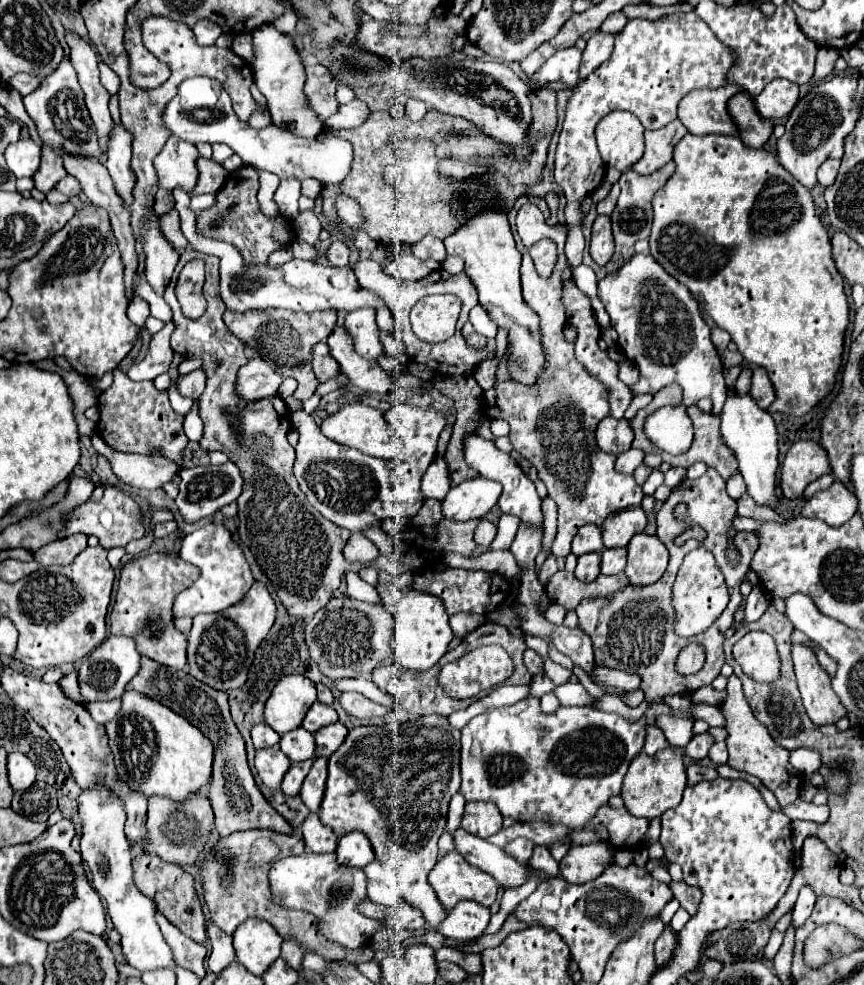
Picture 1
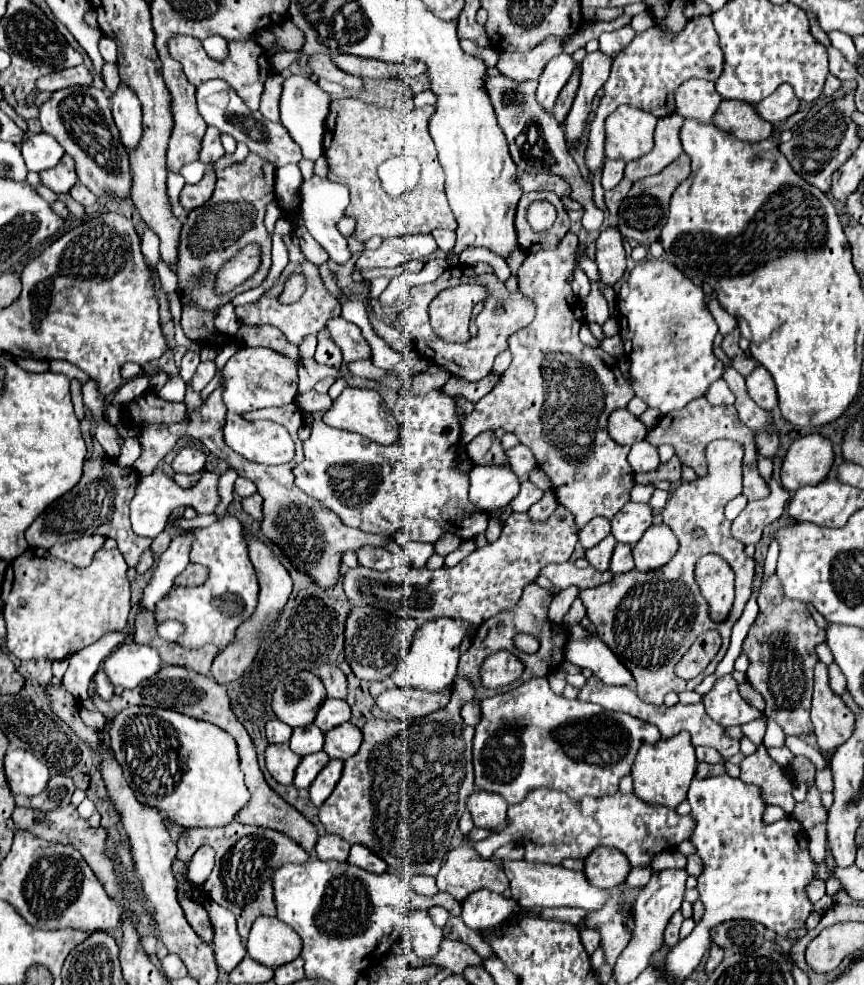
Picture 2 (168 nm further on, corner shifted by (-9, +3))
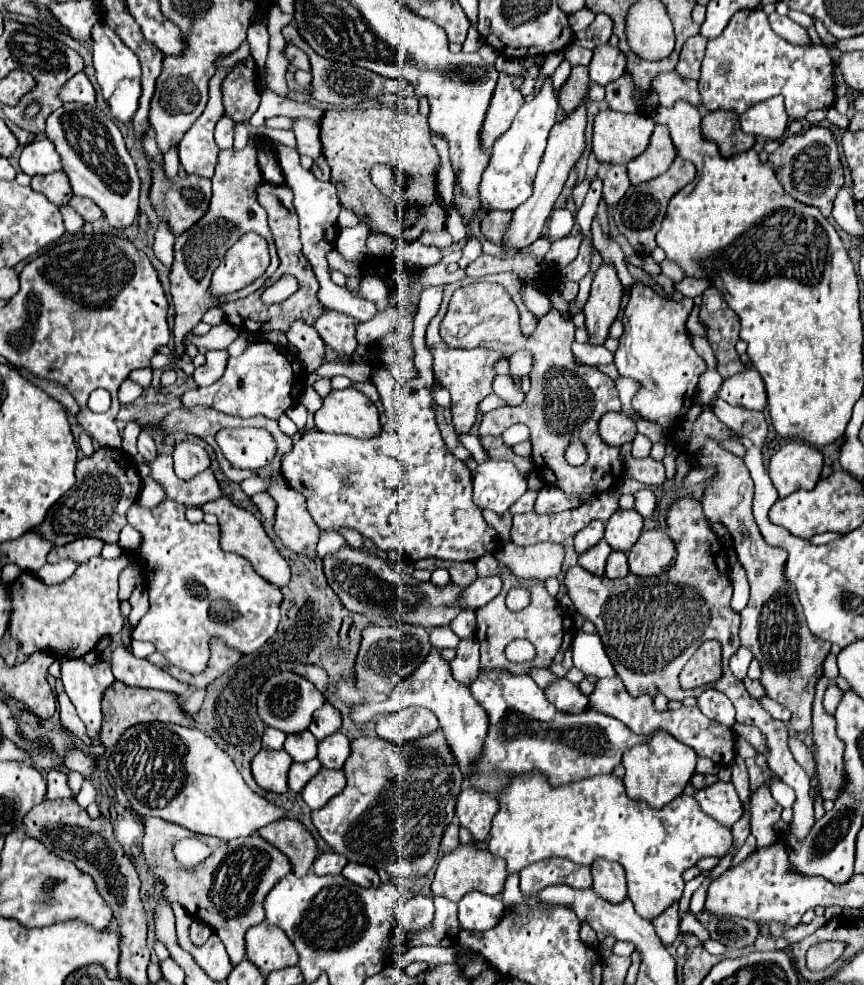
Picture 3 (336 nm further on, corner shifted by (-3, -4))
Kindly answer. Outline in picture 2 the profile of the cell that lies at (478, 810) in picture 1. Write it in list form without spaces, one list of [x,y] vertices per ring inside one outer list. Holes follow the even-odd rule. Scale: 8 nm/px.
[[[475,789],[467,799],[467,809],[473,817],[475,827],[495,829],[497,825],[505,823],[507,801],[495,793],[483,793],[481,789]]]

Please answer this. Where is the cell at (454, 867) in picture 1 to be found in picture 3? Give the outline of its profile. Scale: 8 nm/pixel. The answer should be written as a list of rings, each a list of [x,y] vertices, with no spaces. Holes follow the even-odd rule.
[[[459,846],[449,856],[443,856],[443,860],[437,864],[437,872],[431,884],[433,896],[449,898],[451,902],[459,902],[467,892],[481,890],[489,896],[499,896],[503,892],[507,872],[505,872],[505,860],[493,856],[487,850],[477,850],[473,846]]]

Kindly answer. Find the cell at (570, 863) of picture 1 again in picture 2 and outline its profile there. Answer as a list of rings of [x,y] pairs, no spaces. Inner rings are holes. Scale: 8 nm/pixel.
[[[597,847],[595,853],[585,859],[587,879],[591,881],[591,885],[601,889],[611,889],[625,883],[629,871],[631,863],[627,861],[627,857],[611,847]]]

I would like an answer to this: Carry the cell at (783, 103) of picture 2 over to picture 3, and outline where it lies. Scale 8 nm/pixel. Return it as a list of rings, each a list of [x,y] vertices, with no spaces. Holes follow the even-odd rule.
[[[773,96],[765,102],[755,104],[747,112],[743,112],[739,120],[743,132],[763,136],[769,140],[779,140],[789,124],[789,116],[785,112],[781,96]]]

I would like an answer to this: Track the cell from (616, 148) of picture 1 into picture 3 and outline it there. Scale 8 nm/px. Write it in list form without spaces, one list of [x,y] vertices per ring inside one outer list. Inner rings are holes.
[[[603,110],[597,114],[595,124],[593,124],[593,154],[597,156],[599,162],[609,162],[609,164],[627,164],[641,156],[645,148],[649,146],[649,138],[653,132],[653,118],[645,116],[641,112],[635,114],[621,114],[613,110]]]

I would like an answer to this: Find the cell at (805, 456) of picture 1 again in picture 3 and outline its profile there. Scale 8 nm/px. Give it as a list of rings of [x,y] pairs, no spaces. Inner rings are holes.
[[[789,442],[771,456],[769,476],[779,492],[779,498],[795,490],[813,490],[823,470],[823,456],[815,446]]]

